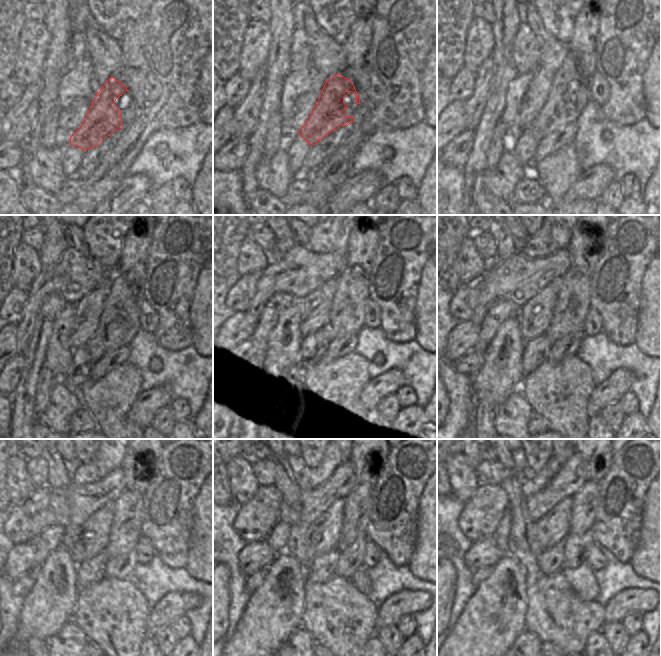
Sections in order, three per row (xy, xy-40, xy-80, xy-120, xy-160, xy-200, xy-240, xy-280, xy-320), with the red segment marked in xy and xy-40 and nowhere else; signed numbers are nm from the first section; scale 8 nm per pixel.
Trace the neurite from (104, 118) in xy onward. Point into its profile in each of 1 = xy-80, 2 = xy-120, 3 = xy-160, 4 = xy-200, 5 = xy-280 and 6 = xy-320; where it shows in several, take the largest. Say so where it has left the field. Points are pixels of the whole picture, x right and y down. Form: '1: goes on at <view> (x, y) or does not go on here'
1: goes on at xy-80 (569, 88)
2: goes on at xy-120 (121, 311)
3: goes on at xy-160 (349, 303)
4: goes on at xy-200 (573, 302)
5: goes on at xy-280 (357, 504)
6: goes on at xy-320 (584, 502)

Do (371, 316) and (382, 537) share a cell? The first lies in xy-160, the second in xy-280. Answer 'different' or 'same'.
different

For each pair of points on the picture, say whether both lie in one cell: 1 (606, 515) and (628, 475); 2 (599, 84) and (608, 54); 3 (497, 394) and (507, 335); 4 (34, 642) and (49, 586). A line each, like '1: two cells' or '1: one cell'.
1: one cell
2: two cells
3: one cell
4: two cells

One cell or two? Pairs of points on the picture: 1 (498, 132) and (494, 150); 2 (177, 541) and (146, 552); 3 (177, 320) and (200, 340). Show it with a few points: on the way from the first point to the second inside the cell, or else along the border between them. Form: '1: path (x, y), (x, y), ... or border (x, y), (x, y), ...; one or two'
1: path (497, 136), (496, 146); one
2: border (142, 535), (151, 543), (156, 555); two
3: border (189, 310), (192, 345); two

